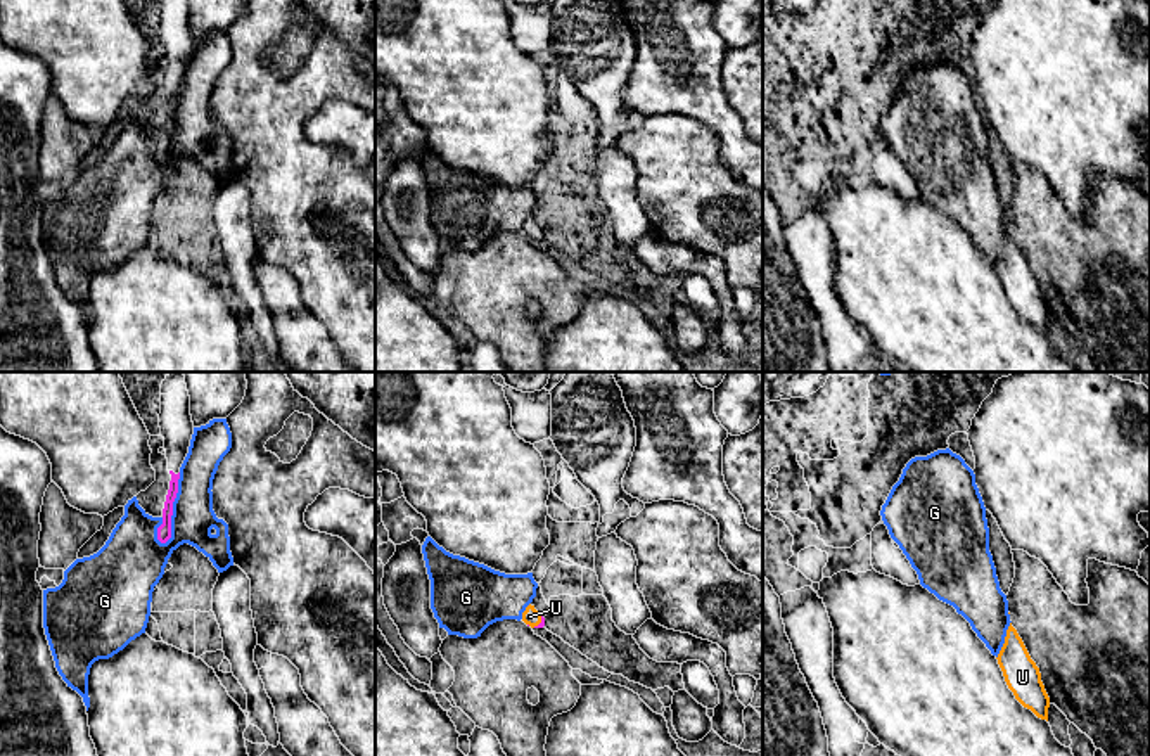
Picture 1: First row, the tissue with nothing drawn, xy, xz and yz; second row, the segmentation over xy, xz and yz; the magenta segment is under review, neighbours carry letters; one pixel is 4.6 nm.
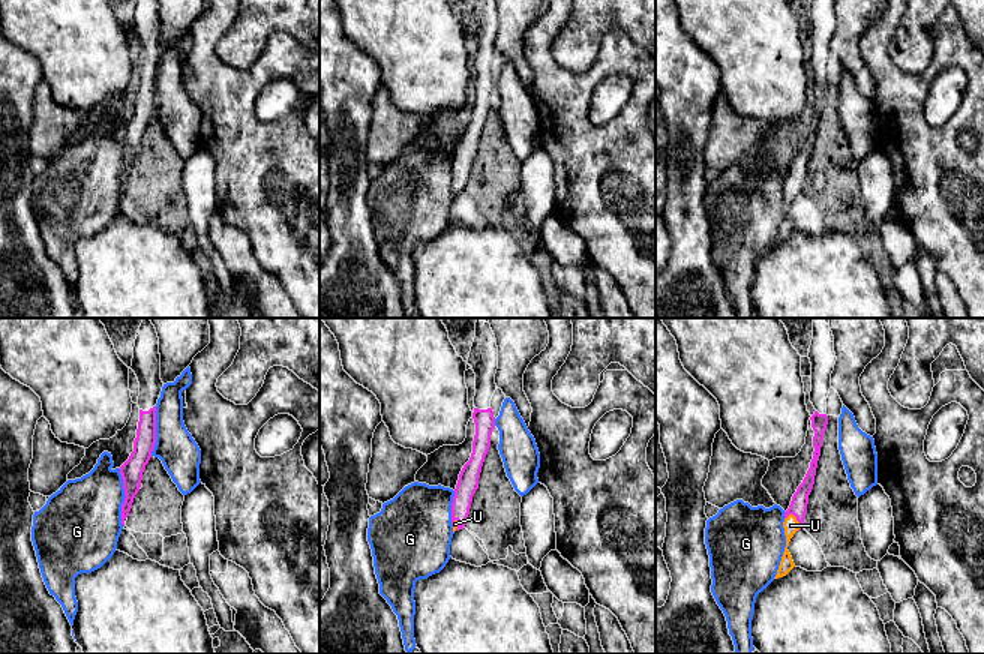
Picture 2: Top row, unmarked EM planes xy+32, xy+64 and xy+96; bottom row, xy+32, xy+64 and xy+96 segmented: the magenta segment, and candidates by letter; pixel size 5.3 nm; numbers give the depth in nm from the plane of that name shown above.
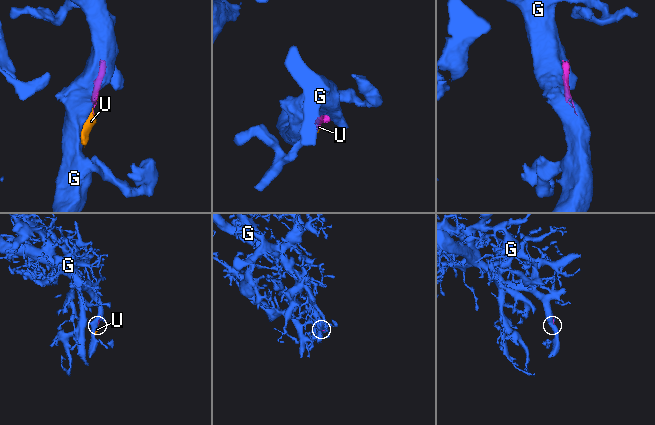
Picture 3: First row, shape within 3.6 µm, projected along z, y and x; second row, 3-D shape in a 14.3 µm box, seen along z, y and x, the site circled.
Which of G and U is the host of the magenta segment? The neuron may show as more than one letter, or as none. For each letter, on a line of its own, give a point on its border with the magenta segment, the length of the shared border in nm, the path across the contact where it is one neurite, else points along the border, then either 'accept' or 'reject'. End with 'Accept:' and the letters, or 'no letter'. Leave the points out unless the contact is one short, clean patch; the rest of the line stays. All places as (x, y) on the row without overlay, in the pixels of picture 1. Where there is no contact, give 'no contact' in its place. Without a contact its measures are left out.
G: meets magenta in xy at (172, 121); contact 340 nm long; reject
U: meets magenta in xz at (540, 236); contact 70 nm long; runs through xz (542, 236), (540, 236), (530, 229); accept
Accept: U

